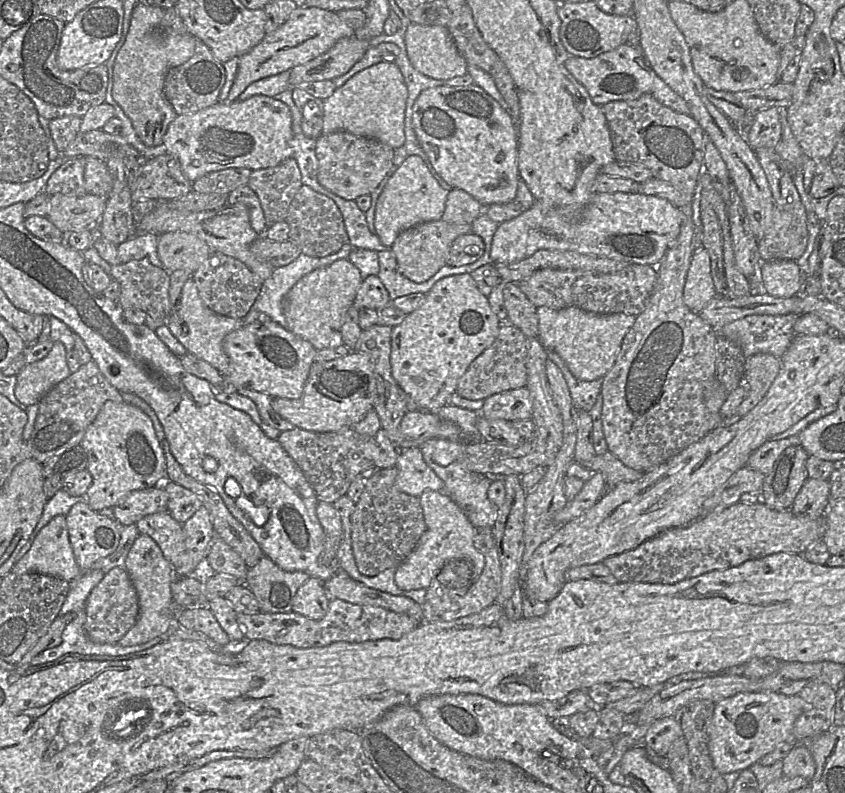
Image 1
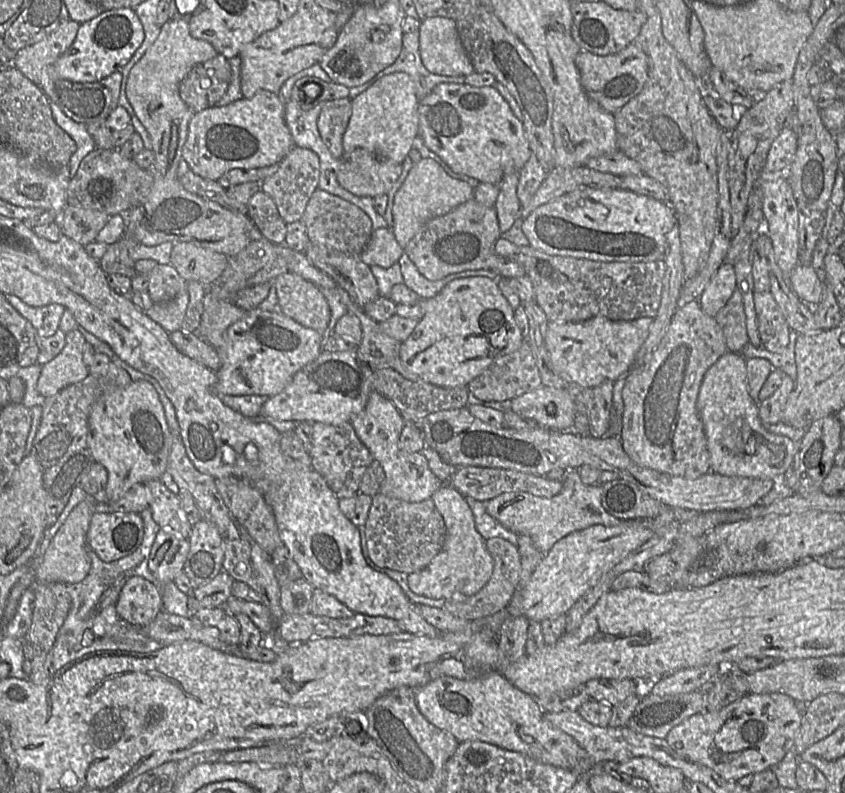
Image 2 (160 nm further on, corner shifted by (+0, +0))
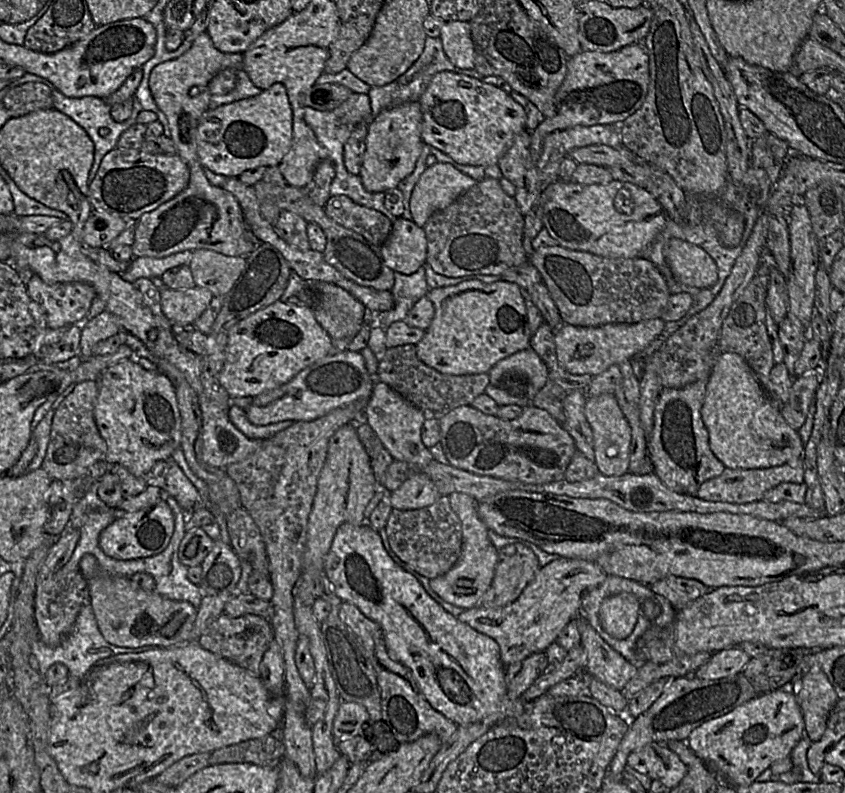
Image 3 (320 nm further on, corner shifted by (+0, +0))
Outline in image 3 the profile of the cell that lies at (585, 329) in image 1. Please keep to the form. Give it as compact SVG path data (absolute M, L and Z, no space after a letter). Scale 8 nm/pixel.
M661 317L638 323L613 323L594 327L563 324L554 332L557 360L571 374L596 376L613 364L632 359L661 333L664 326Z

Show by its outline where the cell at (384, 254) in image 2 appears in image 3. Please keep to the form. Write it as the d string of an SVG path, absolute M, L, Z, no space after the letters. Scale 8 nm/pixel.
M402 217L393 222L392 231L381 245L386 265L395 273L412 274L426 264L427 238L423 227Z

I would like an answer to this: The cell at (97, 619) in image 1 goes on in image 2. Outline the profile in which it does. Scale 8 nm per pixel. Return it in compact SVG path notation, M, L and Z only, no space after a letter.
M131 576L121 588L115 609L130 625L146 628L163 609L162 589L143 577Z

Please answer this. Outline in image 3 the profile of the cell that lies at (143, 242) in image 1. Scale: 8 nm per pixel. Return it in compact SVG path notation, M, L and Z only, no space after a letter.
M182 251L162 258L134 257L129 266L119 272L119 276L130 283L139 278L160 278L167 270L187 265L192 256L192 251Z

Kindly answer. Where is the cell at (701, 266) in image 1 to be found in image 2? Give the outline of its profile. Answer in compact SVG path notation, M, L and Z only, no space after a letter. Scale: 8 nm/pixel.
M728 262L722 264L698 298L704 313L714 317L736 290L736 275Z

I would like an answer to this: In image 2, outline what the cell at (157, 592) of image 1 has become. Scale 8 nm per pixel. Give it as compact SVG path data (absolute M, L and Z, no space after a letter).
M159 530L147 564L161 589L163 584L174 581L176 576L183 572L188 552L188 539L180 538L168 530Z

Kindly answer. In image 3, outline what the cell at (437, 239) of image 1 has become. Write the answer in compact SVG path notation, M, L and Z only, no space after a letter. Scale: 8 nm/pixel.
M486 178L463 193L449 206L434 213L423 226L427 238L426 263L436 273L447 277L471 274L502 275L512 267L529 261L529 252L524 248L524 215L514 197L501 187L499 180Z

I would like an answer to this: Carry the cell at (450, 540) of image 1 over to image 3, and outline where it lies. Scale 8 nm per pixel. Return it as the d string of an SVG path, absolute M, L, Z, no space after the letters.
M464 493L448 495L452 510L462 525L462 550L456 564L447 573L432 578L430 588L443 600L463 609L475 608L480 598L489 589L495 574L499 550L492 544L489 528L478 513L478 501Z

